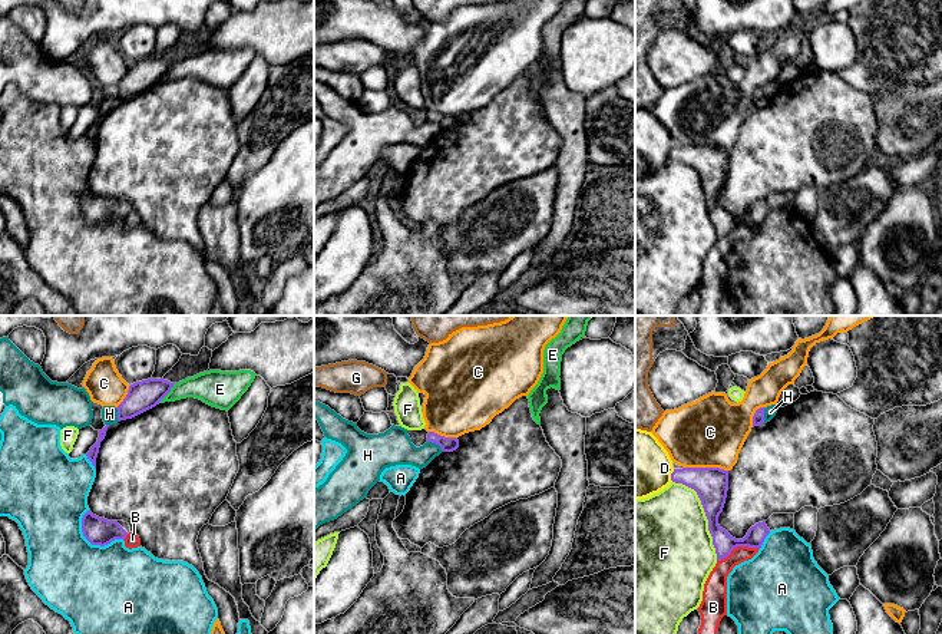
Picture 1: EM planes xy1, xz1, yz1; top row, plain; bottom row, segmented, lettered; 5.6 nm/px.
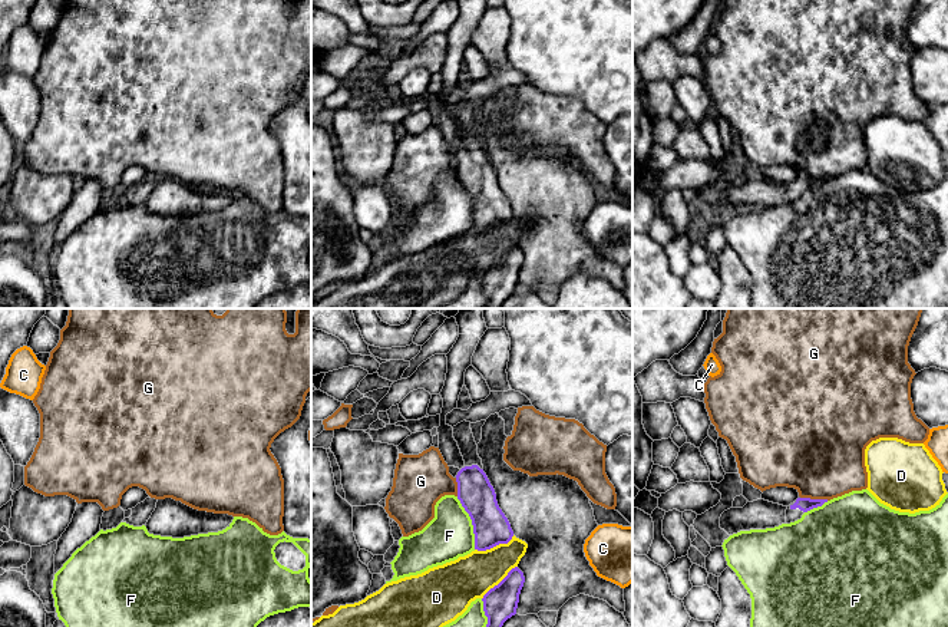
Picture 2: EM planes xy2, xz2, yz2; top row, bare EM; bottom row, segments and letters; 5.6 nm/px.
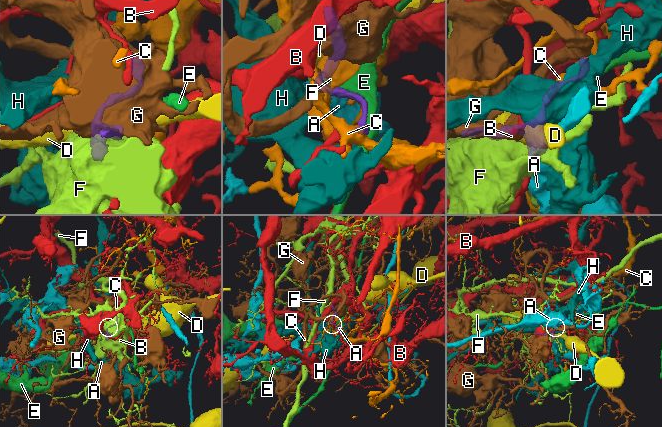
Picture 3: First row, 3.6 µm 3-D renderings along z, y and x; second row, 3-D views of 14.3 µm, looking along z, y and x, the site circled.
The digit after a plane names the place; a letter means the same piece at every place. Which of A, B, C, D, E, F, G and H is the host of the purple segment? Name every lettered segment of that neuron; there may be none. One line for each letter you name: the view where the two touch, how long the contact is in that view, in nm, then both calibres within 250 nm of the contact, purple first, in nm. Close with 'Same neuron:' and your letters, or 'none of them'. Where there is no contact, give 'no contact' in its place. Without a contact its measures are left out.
Same neuron: none of them

